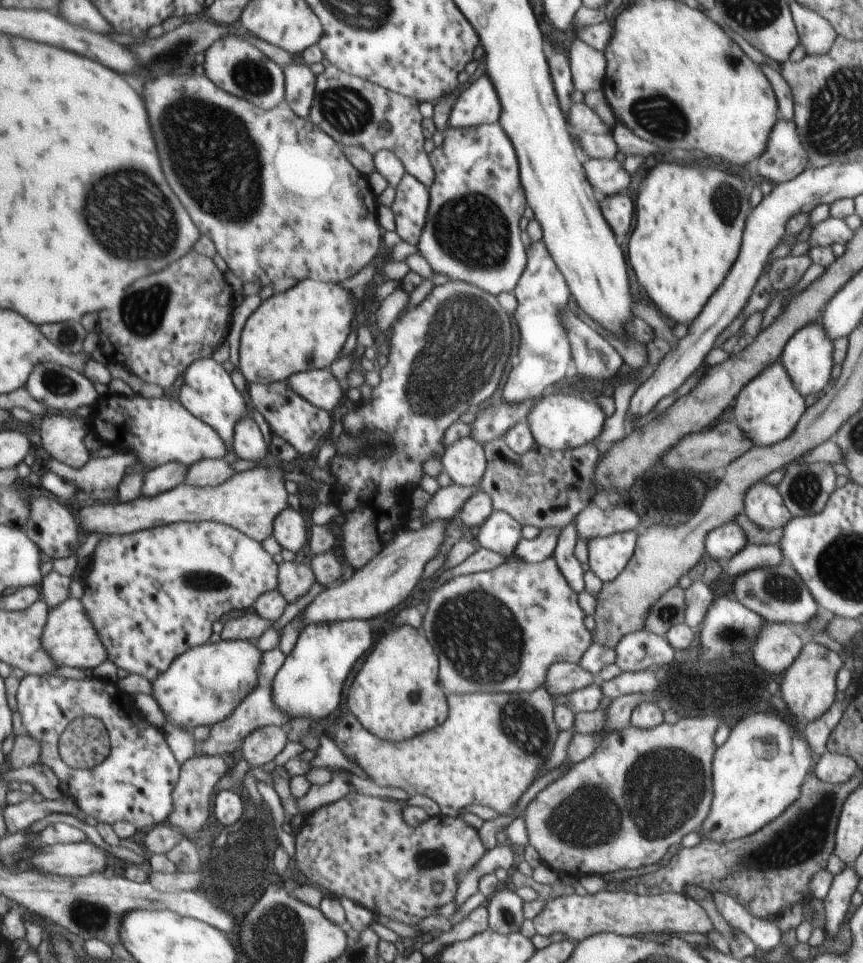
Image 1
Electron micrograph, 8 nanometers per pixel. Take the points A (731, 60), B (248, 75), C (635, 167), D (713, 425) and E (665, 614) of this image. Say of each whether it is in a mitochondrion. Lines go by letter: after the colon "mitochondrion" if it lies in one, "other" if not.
A: mitochondrion
B: mitochondrion
C: other
D: other
E: mitochondrion

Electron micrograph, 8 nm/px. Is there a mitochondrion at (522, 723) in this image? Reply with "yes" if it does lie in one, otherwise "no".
yes

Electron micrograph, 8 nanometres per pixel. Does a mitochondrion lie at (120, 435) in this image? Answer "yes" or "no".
no

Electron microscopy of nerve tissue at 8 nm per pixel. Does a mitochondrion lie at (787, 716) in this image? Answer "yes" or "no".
no

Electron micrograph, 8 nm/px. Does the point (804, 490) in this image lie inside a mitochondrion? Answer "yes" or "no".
yes

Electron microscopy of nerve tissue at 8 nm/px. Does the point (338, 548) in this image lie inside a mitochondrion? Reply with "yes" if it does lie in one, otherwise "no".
no

